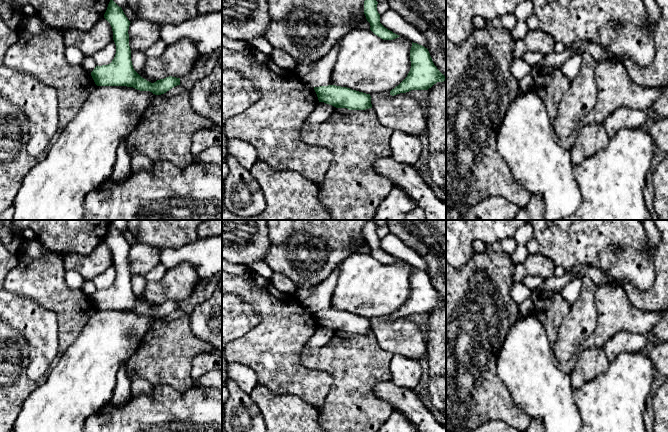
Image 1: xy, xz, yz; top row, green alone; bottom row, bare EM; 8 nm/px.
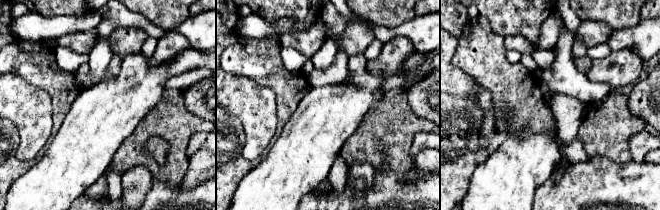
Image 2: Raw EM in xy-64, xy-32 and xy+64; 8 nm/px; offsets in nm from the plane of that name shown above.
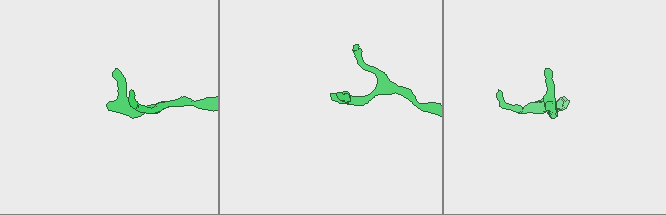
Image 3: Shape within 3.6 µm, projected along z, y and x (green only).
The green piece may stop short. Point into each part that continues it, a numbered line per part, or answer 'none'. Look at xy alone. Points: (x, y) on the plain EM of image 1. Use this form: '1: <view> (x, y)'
none

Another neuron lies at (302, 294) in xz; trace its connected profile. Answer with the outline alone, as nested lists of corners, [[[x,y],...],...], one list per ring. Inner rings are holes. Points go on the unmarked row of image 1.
[[[315,285],[308,289],[298,288],[296,296],[299,302],[303,302],[306,298],[310,297],[318,285]]]

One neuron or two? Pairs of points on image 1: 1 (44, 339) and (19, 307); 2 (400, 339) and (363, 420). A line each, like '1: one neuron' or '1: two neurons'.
1: one neuron
2: two neurons

